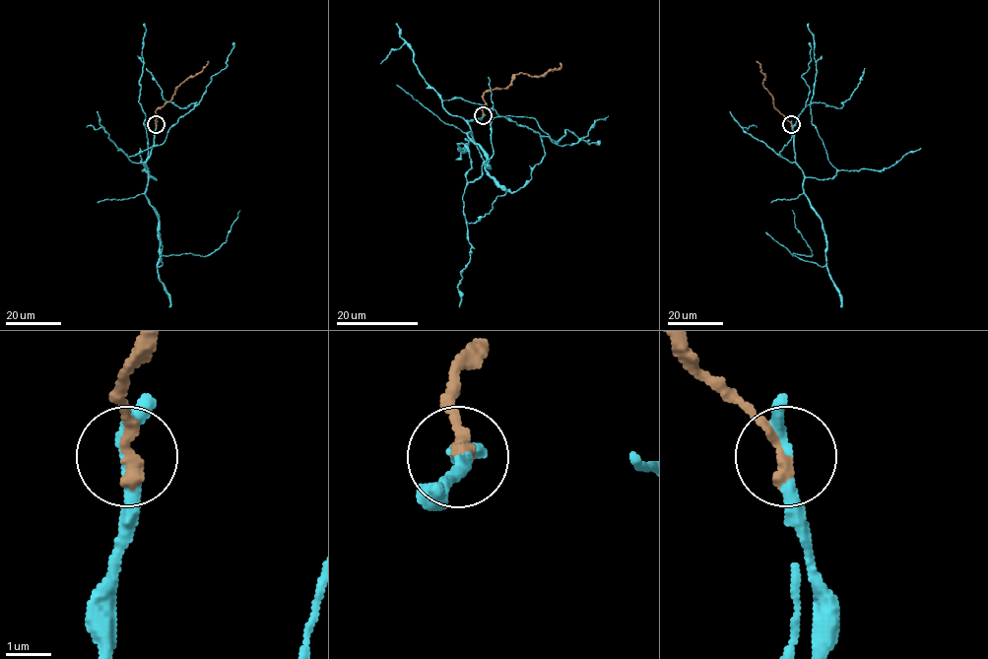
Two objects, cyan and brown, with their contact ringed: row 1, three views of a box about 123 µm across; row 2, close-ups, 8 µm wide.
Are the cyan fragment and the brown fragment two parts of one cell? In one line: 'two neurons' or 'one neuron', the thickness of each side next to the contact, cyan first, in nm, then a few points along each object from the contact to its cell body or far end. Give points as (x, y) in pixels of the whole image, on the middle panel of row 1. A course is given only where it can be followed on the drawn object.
two neurons; calibres 280 and 340 nm; course cyan (483, 115), (468, 122), (468, 135), (489, 167), (494, 117), (533, 117), (553, 142), (564, 145), (608, 115); course brown (483, 115), (483, 94), (486, 91), (505, 88), (521, 73), (533, 76), (558, 69), (559, 62)

